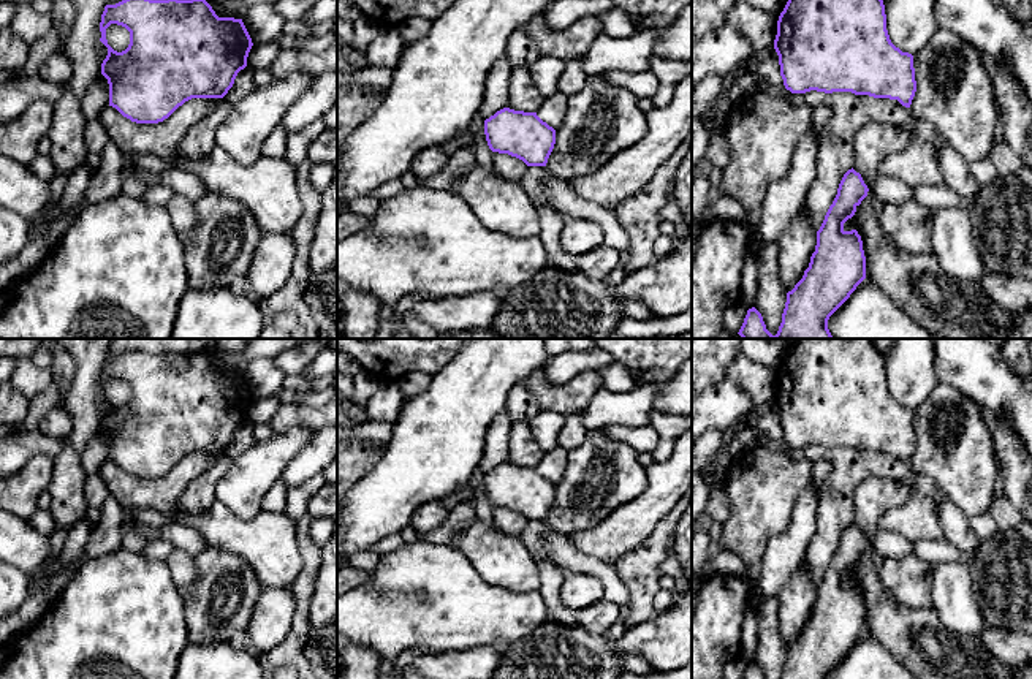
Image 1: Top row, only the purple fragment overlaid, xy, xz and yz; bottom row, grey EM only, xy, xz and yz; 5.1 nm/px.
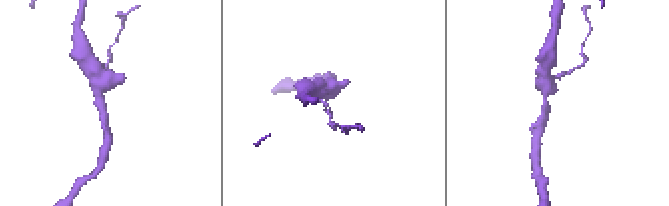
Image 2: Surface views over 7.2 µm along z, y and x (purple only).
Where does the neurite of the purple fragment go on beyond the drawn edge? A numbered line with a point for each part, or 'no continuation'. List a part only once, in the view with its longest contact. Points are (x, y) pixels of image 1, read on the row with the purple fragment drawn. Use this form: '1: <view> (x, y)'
no continuation

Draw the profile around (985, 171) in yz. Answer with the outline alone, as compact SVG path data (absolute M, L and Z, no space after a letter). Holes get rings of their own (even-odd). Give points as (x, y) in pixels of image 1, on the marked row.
M989 158L972 161L970 171L980 184L980 187L986 187L999 176L996 166Z

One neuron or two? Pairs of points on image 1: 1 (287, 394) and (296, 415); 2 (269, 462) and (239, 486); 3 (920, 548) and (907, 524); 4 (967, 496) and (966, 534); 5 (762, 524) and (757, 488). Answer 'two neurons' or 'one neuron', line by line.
1: two neurons
2: one neuron
3: two neurons
4: two neurons
5: one neuron

